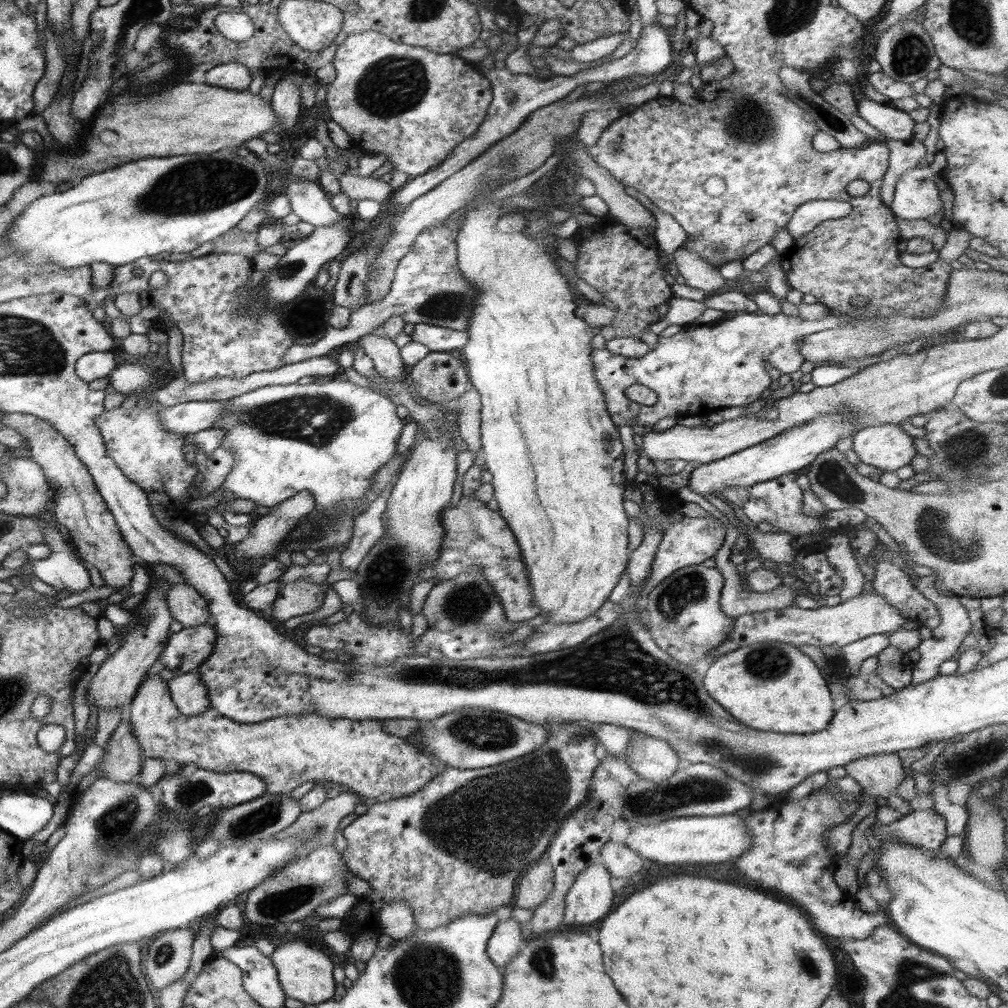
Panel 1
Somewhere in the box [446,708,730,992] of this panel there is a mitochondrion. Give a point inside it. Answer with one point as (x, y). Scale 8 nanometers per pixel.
(543, 958)

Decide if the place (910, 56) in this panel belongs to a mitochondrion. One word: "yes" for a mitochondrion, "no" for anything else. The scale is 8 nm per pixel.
yes

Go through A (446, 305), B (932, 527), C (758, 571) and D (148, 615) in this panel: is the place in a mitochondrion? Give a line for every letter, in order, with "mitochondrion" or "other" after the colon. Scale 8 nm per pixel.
A: mitochondrion
B: mitochondrion
C: other
D: mitochondrion

